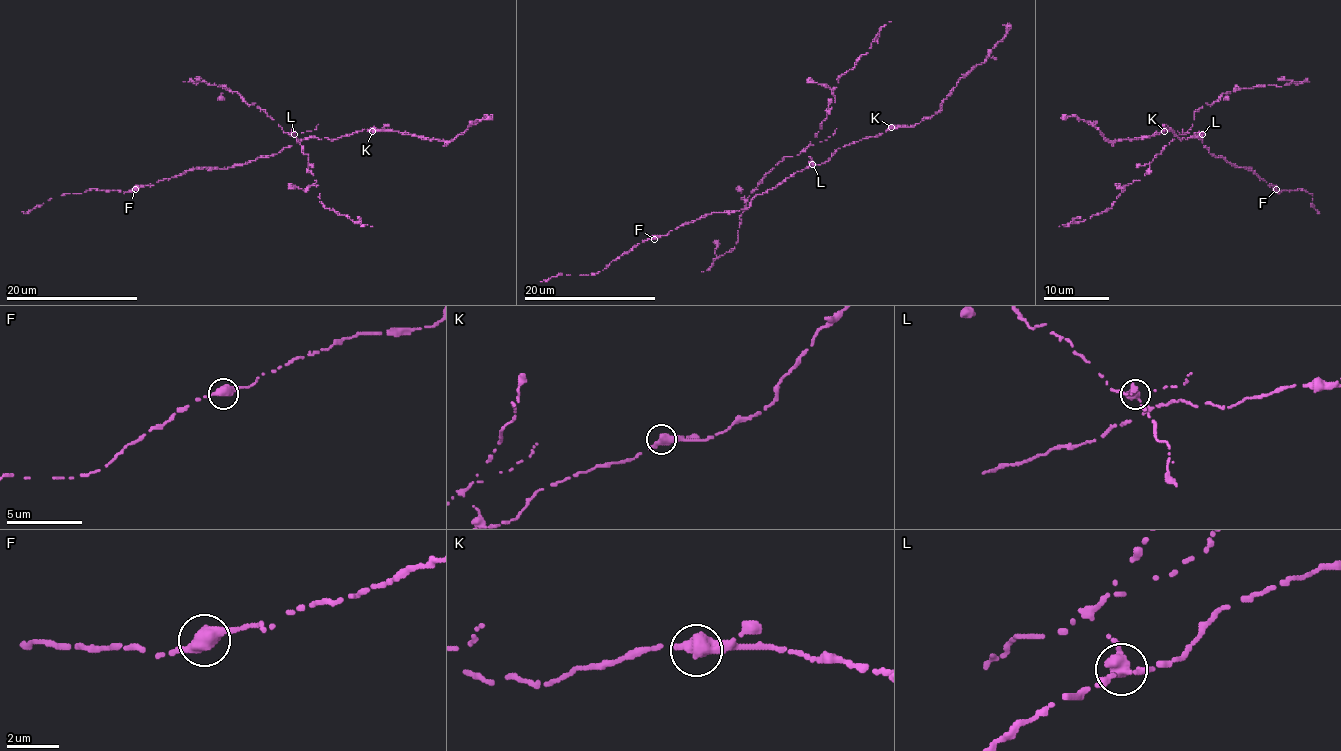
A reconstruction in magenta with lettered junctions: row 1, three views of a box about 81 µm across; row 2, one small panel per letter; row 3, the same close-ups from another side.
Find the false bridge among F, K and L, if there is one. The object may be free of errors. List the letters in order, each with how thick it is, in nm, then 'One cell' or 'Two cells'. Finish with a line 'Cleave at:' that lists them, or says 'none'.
F: Thickness 440 nm. One cell
K: Thickness 600 nm. One cell
L: Thickness 600 nm. Two cells
Cleave at: L

